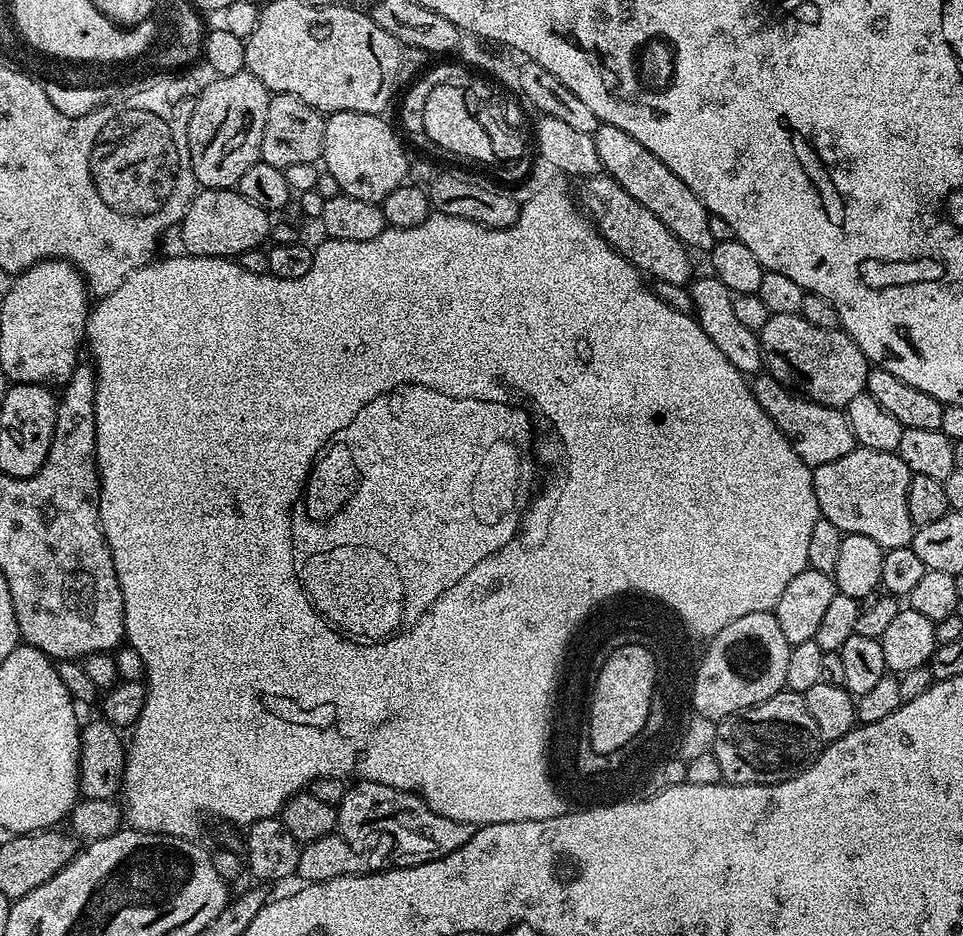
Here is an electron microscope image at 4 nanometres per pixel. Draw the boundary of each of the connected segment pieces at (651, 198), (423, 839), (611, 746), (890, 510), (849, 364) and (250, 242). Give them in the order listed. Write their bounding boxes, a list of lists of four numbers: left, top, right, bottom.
[[592,124,716,250],[336,780,473,862],[586,643,655,754],[812,447,917,549],[758,314,868,410],[178,188,270,258]]

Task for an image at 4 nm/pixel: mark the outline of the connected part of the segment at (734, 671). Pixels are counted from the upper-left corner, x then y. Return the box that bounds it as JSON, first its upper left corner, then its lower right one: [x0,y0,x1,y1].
[692,611,792,722]

